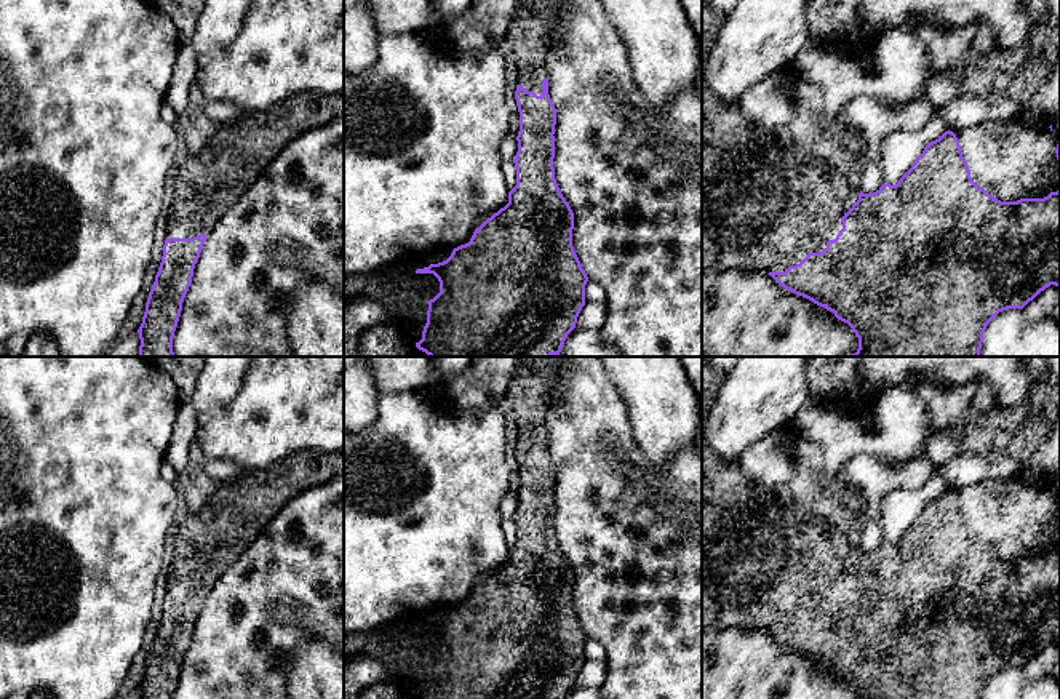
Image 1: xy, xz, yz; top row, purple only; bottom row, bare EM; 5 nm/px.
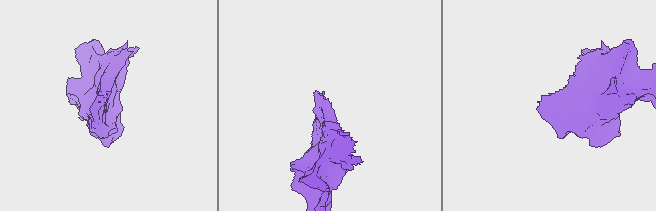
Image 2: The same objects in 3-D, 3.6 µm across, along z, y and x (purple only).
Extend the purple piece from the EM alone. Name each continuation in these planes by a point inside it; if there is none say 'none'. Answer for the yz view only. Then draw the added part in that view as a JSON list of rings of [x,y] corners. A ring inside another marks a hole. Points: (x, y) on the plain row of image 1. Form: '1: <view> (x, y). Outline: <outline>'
1: yz (765, 565). Outline: [[[702,357],[702,630],[785,630],[836,597],[843,587],[841,576],[859,558],[860,545],[833,521],[771,497],[767,488],[742,472],[739,462],[723,461],[711,451],[705,438],[705,424],[723,381],[724,376]]]

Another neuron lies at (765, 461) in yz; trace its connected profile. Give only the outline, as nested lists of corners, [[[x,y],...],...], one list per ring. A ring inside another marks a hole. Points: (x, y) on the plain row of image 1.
[[[793,422],[764,435],[748,446],[739,459],[739,465],[747,477],[758,480],[764,488],[777,488],[791,480],[796,464],[790,462],[782,449],[782,433]]]

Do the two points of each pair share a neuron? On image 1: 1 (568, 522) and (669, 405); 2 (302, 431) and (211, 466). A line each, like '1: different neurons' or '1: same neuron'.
1: different neurons
2: different neurons

